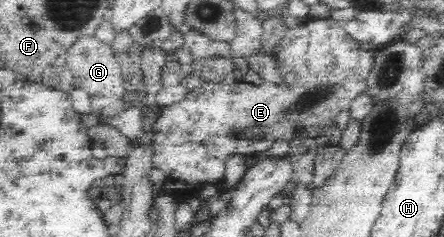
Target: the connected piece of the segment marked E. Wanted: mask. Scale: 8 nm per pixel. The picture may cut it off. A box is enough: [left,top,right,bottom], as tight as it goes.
[150,18,374,190]

